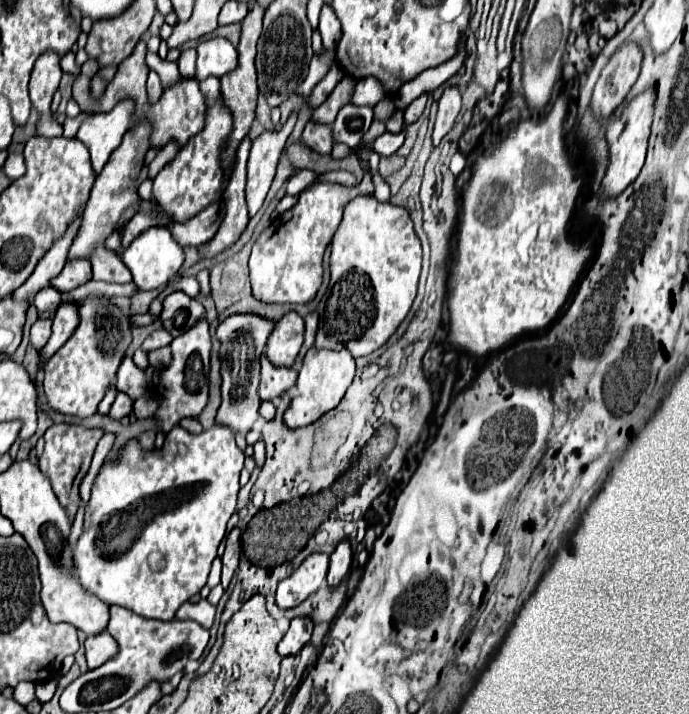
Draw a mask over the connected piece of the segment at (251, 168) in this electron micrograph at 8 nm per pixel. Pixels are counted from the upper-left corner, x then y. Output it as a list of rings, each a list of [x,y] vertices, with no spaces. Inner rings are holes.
[[[265,130],[251,144],[249,162],[247,162],[249,216],[255,216],[255,212],[261,208],[261,204],[271,188],[281,150],[285,146],[285,138],[287,138],[285,134],[277,134],[275,130]]]

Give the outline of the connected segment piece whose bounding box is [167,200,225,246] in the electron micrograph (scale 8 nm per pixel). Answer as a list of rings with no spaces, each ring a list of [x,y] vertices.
[[[223,200],[213,204],[209,210],[203,210],[201,214],[197,214],[195,218],[187,220],[185,224],[177,224],[177,222],[167,222],[167,230],[171,232],[171,236],[181,244],[181,246],[199,246],[207,240],[213,238],[213,234],[217,232],[221,220],[225,216],[225,204]]]

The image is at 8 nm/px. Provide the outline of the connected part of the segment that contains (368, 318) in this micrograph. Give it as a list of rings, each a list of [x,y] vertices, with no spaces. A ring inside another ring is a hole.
[[[371,194],[353,198],[347,204],[343,220],[331,242],[331,284],[327,298],[321,298],[317,308],[319,330],[315,344],[319,348],[333,348],[333,350],[341,350],[339,346],[349,348],[353,358],[367,356],[377,348],[381,348],[411,310],[411,304],[417,296],[421,260],[423,260],[421,242],[413,230],[413,222],[407,210],[391,202],[379,202]]]

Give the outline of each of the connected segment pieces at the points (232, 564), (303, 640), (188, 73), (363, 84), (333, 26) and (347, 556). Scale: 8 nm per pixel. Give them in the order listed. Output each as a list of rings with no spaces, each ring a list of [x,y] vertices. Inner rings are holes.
[[[235,526],[231,532],[229,532],[229,536],[227,536],[227,548],[225,548],[225,554],[223,554],[223,576],[221,576],[221,584],[227,588],[227,584],[229,584],[229,580],[233,578],[233,572],[237,570],[237,566],[239,566],[239,556],[241,556],[241,542],[239,542],[239,538],[241,538],[241,532],[239,532],[239,528]]]
[[[309,616],[293,618],[287,634],[285,634],[283,640],[279,642],[279,654],[281,654],[281,656],[297,654],[297,652],[309,642],[311,632],[313,632],[313,620],[311,620]]]
[[[196,49],[181,51],[178,59],[178,68],[183,78],[193,78],[196,69],[197,52]]]
[[[363,78],[357,82],[351,102],[359,104],[359,106],[361,104],[375,106],[383,98],[387,98],[387,90],[383,90],[383,86],[379,86],[379,82],[375,82],[375,78]]]
[[[323,4],[321,8],[321,18],[319,18],[319,32],[323,36],[323,46],[325,48],[335,48],[335,44],[339,42],[341,38],[341,26],[339,26],[339,20],[333,12],[333,6],[331,4]]]
[[[343,538],[339,542],[339,546],[335,548],[335,552],[331,554],[331,562],[329,562],[329,574],[327,574],[327,582],[329,586],[337,586],[345,574],[349,572],[353,560],[353,550],[351,550],[351,542],[347,538]]]

